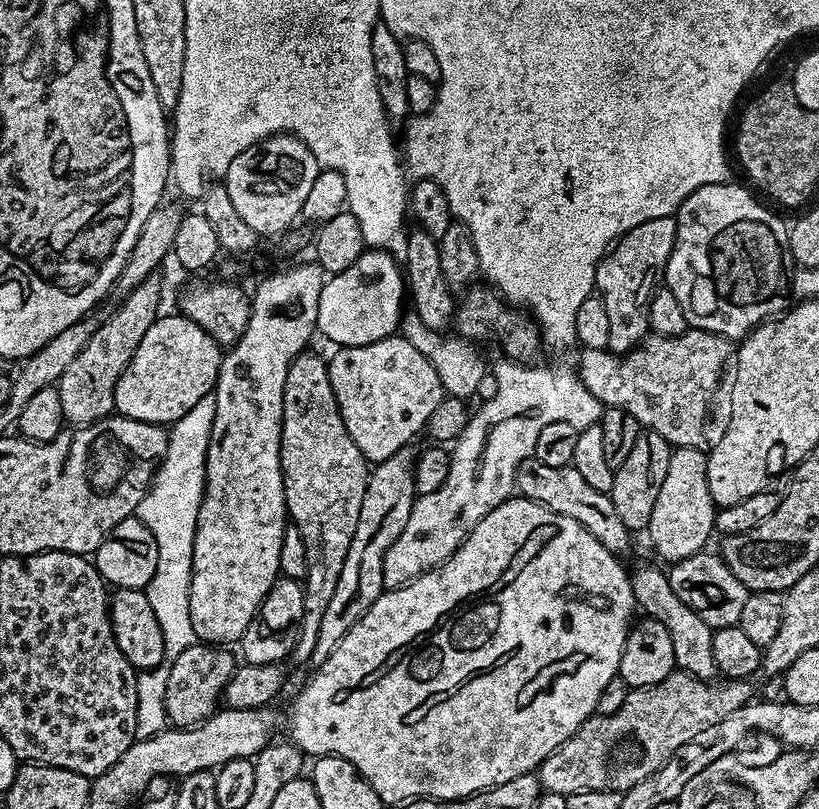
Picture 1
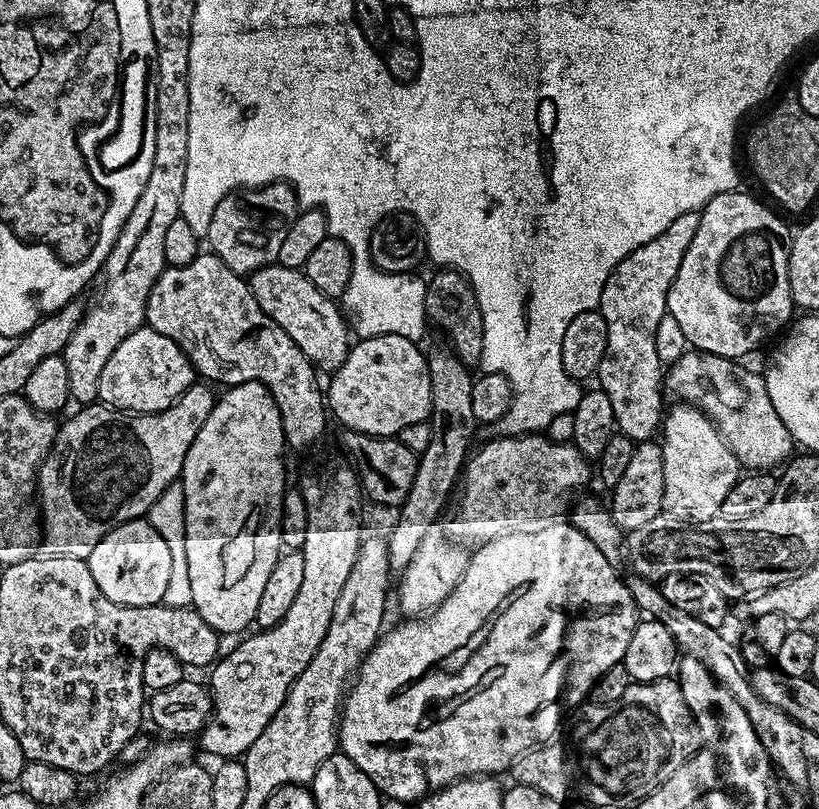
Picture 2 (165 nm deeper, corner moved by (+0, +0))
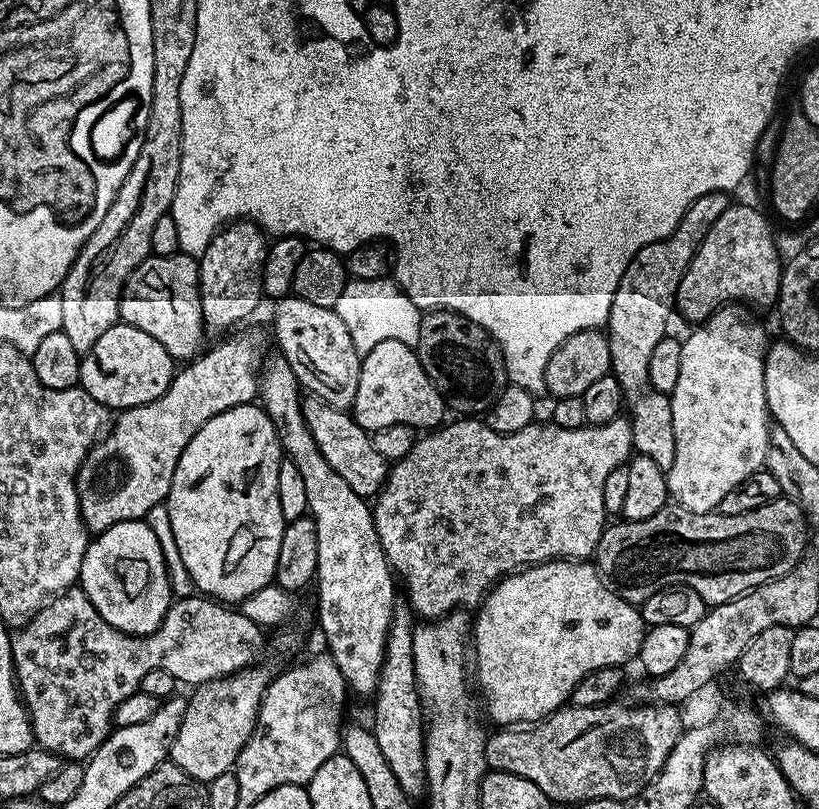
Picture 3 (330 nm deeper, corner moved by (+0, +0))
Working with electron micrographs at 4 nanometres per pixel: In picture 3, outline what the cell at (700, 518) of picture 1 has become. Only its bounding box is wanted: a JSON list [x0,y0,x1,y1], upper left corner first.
[666,302,772,512]

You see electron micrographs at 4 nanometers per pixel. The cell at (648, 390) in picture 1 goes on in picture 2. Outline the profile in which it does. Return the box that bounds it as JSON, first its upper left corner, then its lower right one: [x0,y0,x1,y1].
[664,350,793,472]

